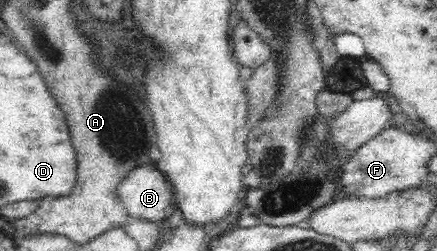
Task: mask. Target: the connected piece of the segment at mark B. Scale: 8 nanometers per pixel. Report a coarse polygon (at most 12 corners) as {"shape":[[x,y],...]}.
{"shape":[[155,162],[116,189],[128,221],[164,224],[172,186]]}

